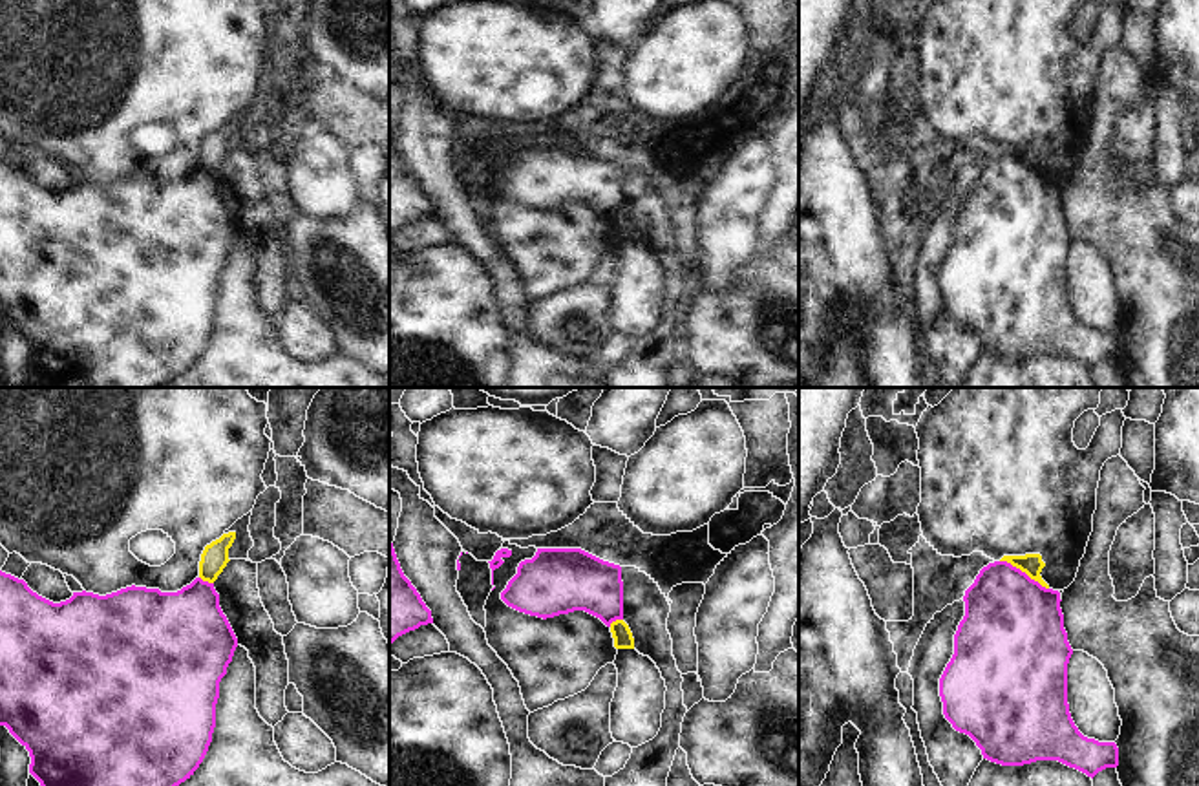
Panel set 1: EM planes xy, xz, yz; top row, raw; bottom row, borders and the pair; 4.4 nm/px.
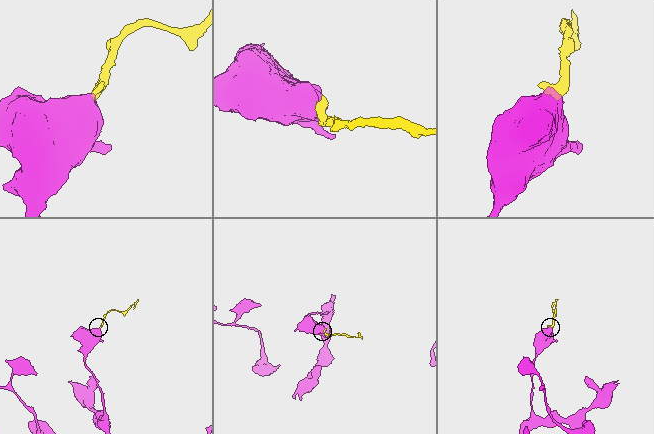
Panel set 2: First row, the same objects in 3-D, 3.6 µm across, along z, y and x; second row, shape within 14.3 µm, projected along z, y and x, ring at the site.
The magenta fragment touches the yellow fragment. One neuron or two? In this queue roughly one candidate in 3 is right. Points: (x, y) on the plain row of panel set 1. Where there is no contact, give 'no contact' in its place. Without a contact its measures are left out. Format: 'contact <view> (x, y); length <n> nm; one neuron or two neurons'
contact yz (1024, 163); length 260 nm; two neurons

